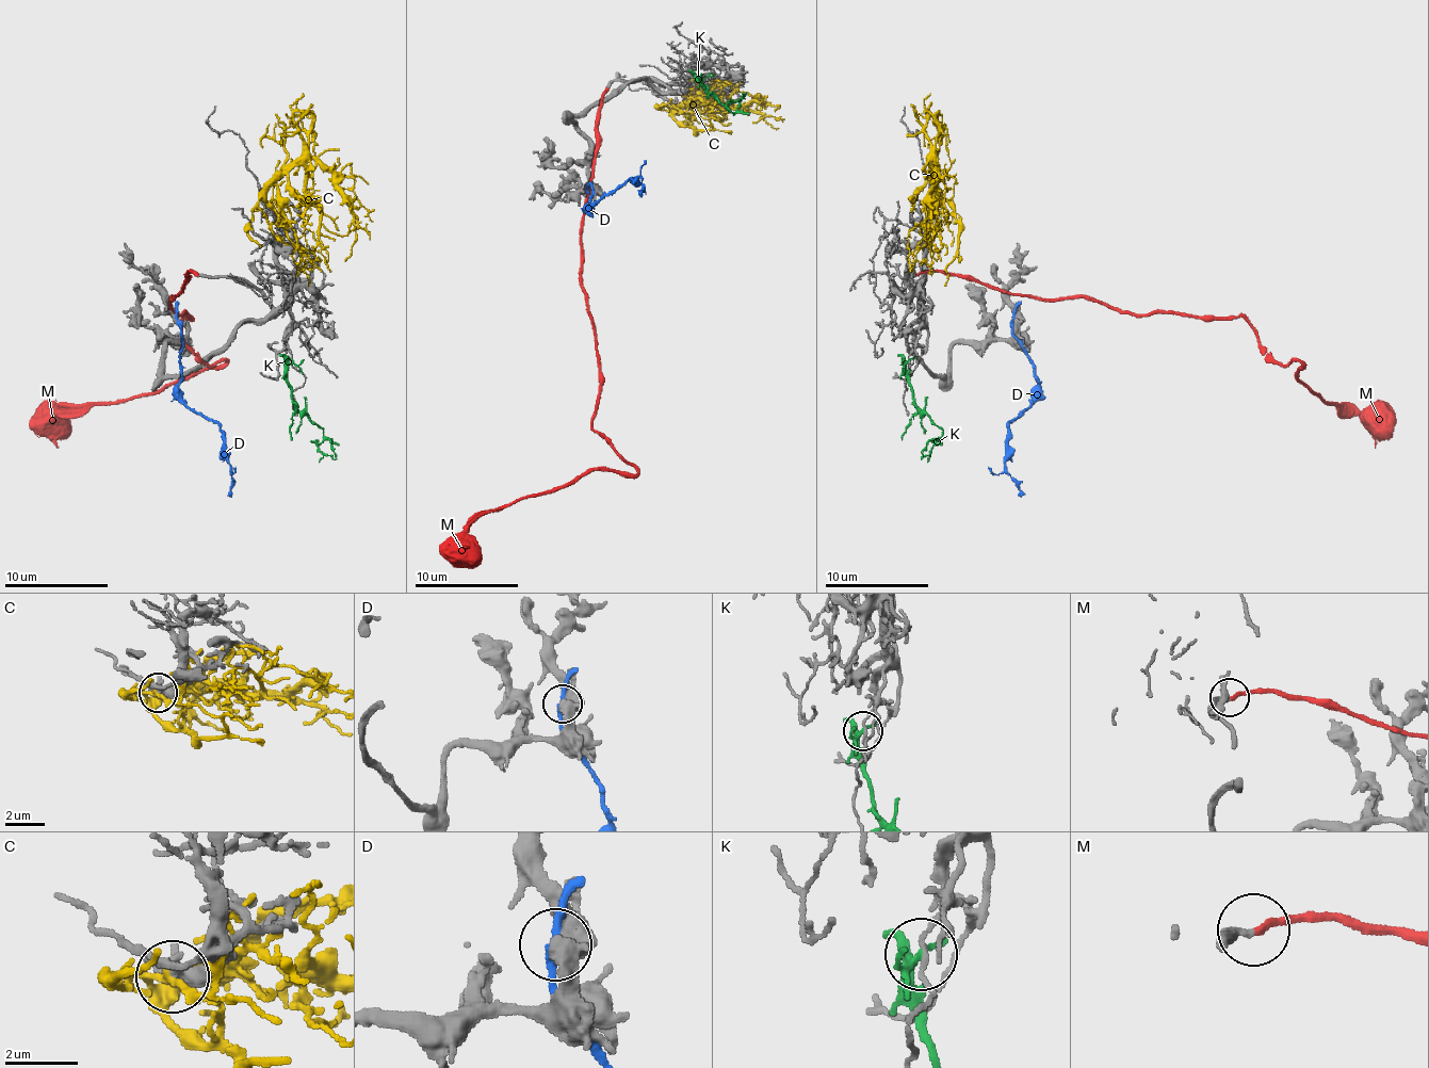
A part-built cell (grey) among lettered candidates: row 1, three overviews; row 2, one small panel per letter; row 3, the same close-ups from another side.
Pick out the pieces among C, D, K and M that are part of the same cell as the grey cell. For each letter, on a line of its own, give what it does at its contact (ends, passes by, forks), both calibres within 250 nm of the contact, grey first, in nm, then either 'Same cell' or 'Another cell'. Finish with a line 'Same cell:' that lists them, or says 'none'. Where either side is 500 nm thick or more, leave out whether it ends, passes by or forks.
C: It passes by. Thickness 300 nm (grey) against 160 nm. Another cell
D: Thickness 550 nm (grey) against 240 nm. Another cell
K: It forks there. Thickness 110 nm (grey) against 160 nm. Another cell
M: It ends there. Thickness 200 nm (grey) against 240 nm. Same cell
Same cell: M

